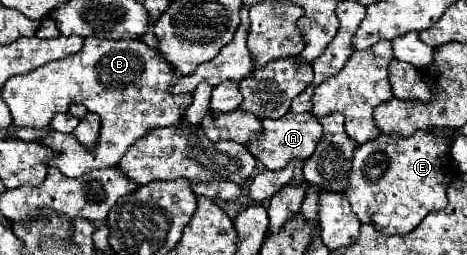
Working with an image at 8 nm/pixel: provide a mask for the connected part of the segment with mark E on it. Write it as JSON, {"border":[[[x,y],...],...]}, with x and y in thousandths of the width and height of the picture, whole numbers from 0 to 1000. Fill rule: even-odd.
{"border":[[[893,514],[880,537],[846,537],[816,522],[794,561],[777,561],[760,584],[756,663],[747,678],[747,725],[734,749],[752,796],[756,835],[773,875],[799,875],[824,922],[867,922],[884,906],[914,835],[944,827],[957,812],[957,725],[966,702],[966,553],[944,561],[944,545],[919,514]]]}

